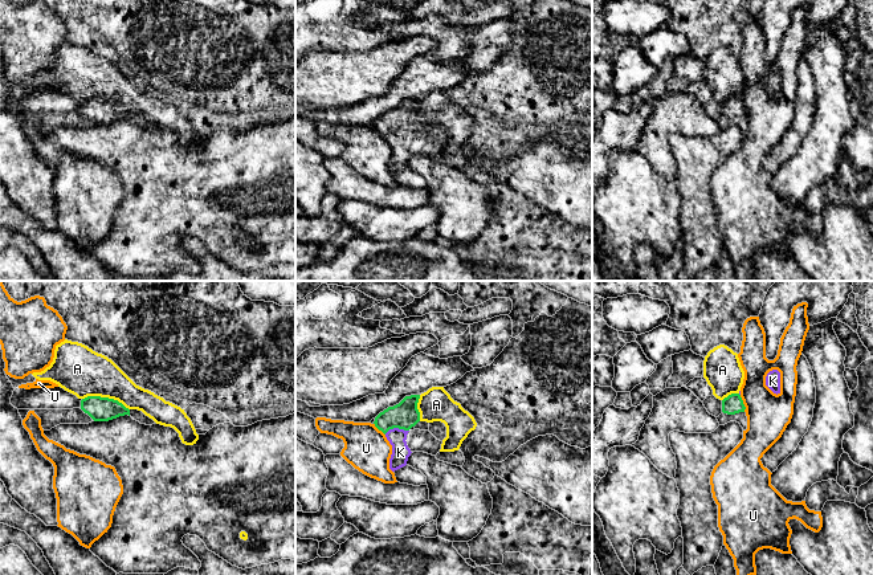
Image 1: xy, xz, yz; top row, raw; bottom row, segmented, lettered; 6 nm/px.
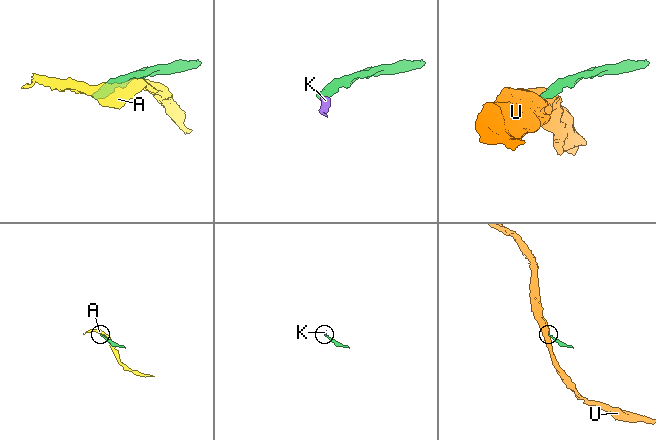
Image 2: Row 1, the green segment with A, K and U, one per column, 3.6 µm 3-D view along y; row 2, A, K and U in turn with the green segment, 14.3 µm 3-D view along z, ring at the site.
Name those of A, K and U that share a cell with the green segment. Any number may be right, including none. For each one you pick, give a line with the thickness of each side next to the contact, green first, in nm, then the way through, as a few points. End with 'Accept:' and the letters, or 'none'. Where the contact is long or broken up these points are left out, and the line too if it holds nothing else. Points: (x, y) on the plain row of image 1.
K: 160/110 nm | across xz (404, 118), (396, 130), (400, 155)
Accept: K

